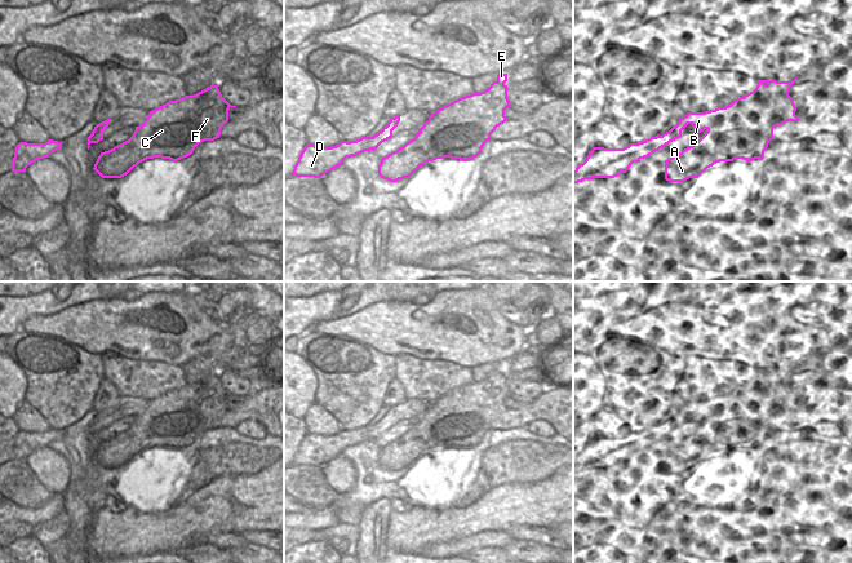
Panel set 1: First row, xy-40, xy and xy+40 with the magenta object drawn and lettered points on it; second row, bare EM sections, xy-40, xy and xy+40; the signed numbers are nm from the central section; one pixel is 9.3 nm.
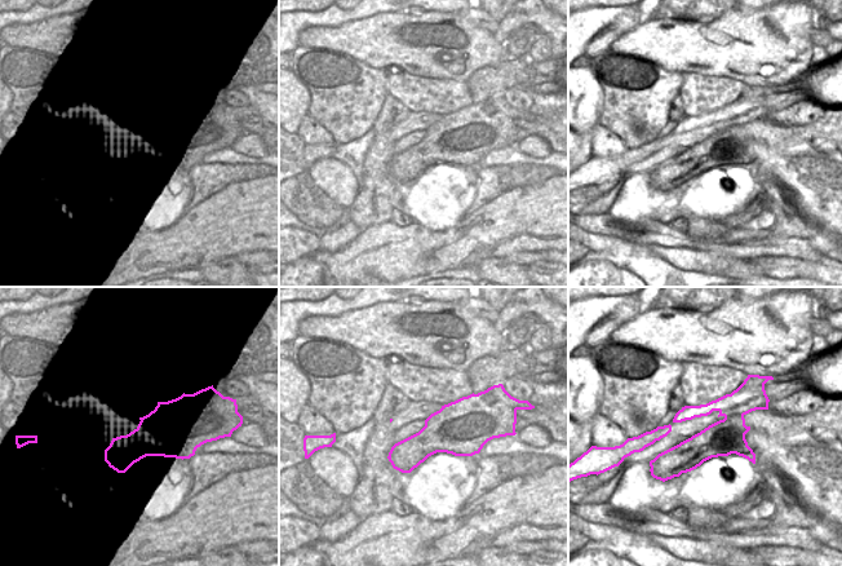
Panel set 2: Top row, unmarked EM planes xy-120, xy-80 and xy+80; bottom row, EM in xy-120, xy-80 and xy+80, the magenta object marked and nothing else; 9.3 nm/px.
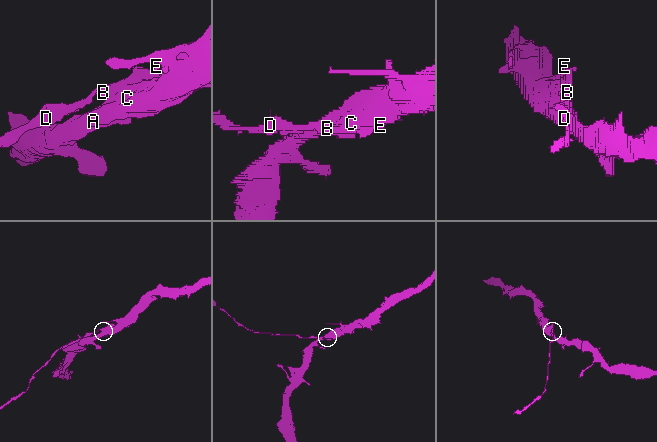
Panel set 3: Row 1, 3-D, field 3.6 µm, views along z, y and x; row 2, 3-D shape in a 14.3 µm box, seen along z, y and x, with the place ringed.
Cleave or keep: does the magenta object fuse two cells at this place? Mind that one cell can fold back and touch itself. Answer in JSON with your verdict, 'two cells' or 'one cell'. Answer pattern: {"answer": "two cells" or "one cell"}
{"answer": "two cells"}

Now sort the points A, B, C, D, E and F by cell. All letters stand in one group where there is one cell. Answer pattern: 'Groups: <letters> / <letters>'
Groups: A B C E F / D.

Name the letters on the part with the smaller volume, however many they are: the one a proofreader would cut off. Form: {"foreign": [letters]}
{"foreign": ["D"]}

